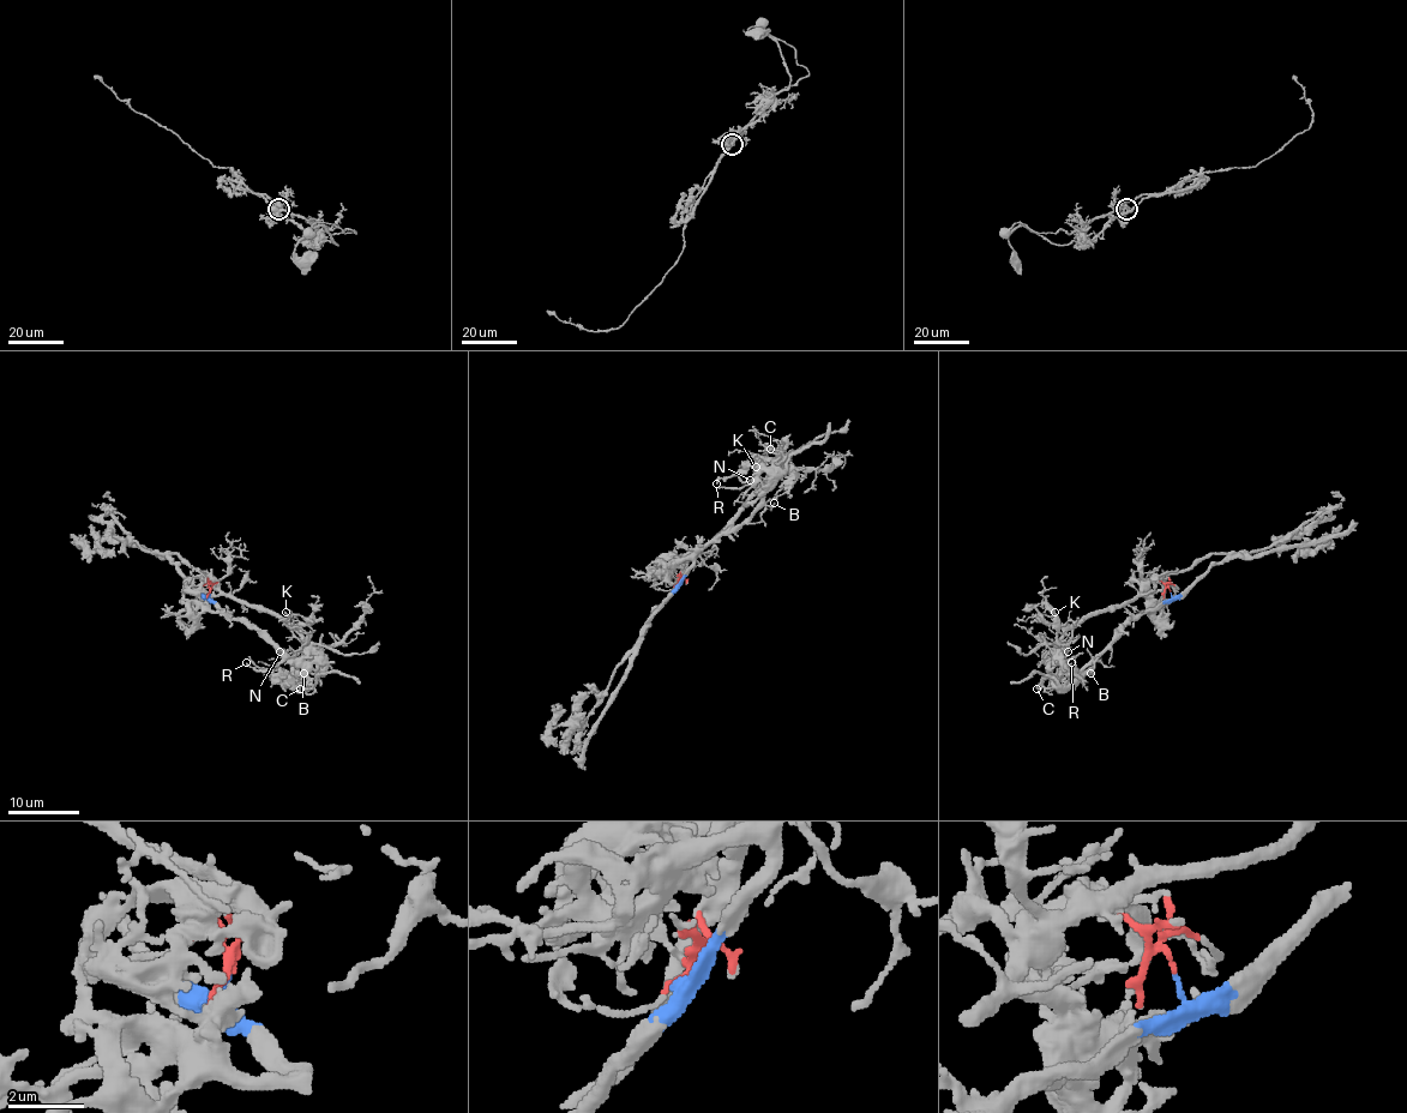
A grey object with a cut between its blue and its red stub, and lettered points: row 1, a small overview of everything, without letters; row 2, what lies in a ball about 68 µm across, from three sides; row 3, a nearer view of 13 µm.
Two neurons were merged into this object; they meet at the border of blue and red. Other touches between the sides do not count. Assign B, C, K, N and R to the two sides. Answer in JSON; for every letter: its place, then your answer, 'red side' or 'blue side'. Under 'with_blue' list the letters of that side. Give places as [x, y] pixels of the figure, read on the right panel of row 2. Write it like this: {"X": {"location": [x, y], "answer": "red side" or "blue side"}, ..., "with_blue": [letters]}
{"B": {"location": [1090, 673], "answer": "blue side"}, "C": {"location": [1036, 689], "answer": "blue side"}, "K": {"location": [1054, 612], "answer": "red side"}, "N": {"location": [1068, 651], "answer": "blue side"}, "R": {"location": [1071, 662], "answer": "blue side"}, "with_blue": ["B", "C", "N", "R"]}

